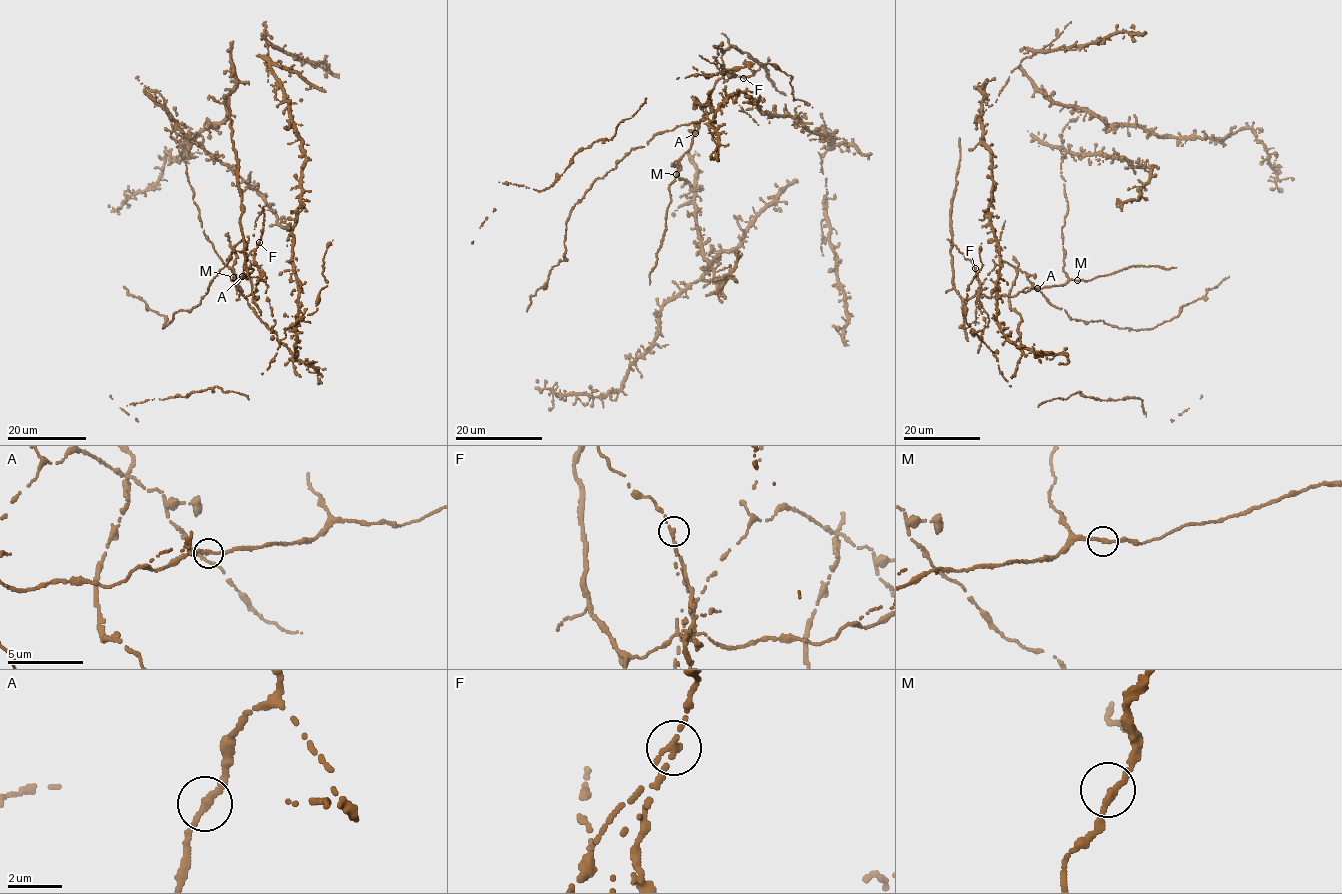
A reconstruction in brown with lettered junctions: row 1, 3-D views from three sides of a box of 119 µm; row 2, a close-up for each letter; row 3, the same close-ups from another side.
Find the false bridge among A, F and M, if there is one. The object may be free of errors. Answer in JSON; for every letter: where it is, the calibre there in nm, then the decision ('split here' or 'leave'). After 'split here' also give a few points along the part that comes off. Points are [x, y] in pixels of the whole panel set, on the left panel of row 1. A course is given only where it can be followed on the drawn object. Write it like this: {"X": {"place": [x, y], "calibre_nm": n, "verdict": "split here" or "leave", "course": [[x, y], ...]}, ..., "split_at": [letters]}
{"A": {"place": [242, 276], "calibre_nm": 240, "verdict": "leave"}, "F": {"place": [259, 242], "calibre_nm": 240, "verdict": "split here"}, "M": {"place": [233, 277], "calibre_nm": 240, "verdict": "leave"}, "split_at": ["F"]}

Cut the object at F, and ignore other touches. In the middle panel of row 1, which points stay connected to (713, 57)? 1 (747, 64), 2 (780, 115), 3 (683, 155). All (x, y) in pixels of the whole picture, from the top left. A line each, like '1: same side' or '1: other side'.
1: same side
2: other side
3: other side

